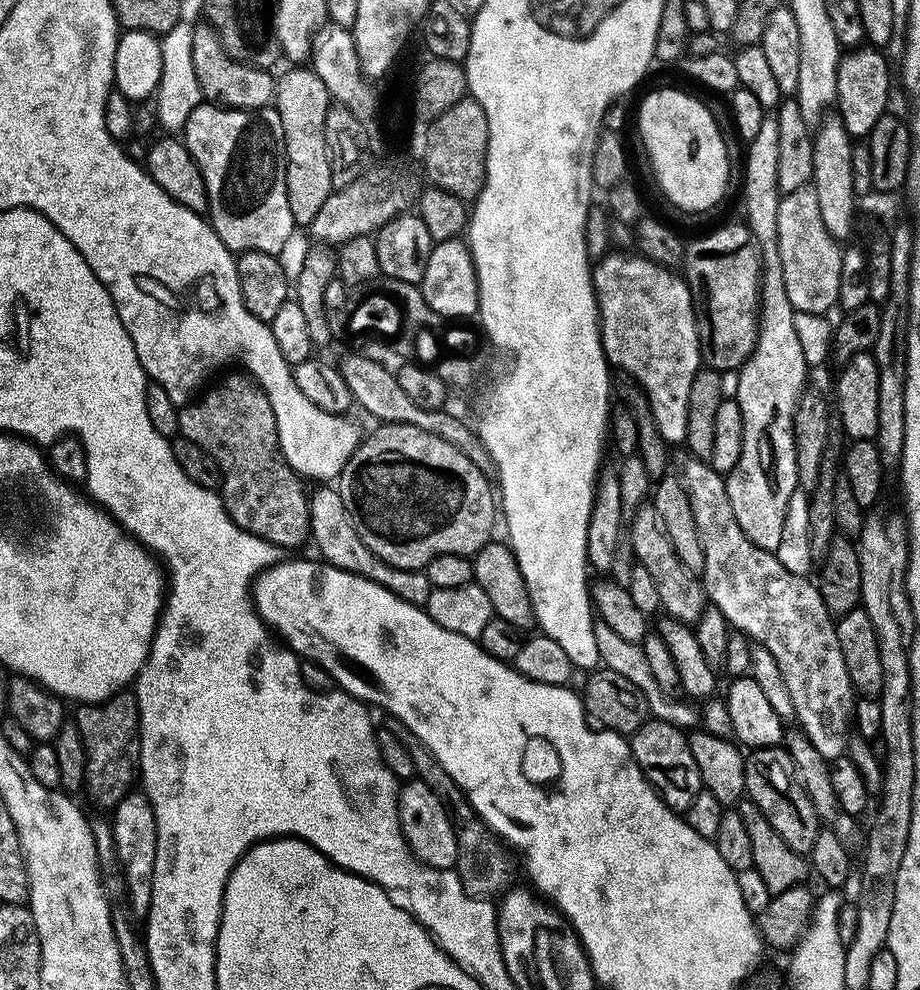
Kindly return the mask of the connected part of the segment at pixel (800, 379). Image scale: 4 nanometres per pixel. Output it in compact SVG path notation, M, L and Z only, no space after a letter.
M765 115L761 133L746 149L744 212L748 215L746 226L752 231L764 257L764 278L760 281L760 337L754 354L739 371L741 381L735 398L741 406L745 426L742 456L737 468L726 479L730 506L734 506L734 518L738 518L742 534L746 534L754 546L776 553L778 546L782 546L782 530L786 530L790 498L794 498L800 488L794 414L800 397L809 387L810 367L794 326L797 313L790 302L790 294L786 294L786 278L782 274L778 246L778 210L782 199L778 186L778 115Z

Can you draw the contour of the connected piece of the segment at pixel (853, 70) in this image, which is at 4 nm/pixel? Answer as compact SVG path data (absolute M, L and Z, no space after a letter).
M861 46L849 51L838 66L838 115L846 130L854 138L867 138L872 135L874 126L889 115L888 103L892 100L892 68L883 51L871 46Z

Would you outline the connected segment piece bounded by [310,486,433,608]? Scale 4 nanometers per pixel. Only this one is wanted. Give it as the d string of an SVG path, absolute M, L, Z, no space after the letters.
M332 486L317 488L320 489L317 492L313 491L310 496L312 506L312 534L310 540L313 545L316 543L317 550L324 555L321 556L323 563L334 566L343 572L366 578L370 582L390 590L390 594L402 598L402 602L413 604L415 608L427 606L433 589L427 575L424 572L398 570L394 566L382 562L382 558L374 555L370 546L366 546L366 542L362 542L362 538L346 510L346 502L342 502L340 491Z

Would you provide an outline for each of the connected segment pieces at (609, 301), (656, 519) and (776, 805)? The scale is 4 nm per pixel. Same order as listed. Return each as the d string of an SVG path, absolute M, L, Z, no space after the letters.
M613 254L608 256L601 264L595 265L592 274L592 285L596 288L596 304L600 307L600 337L604 343L604 352L608 356L609 365L619 370L623 375L633 376L636 383L643 388L648 395L647 407L651 408L654 418L658 422L658 430L662 434L665 444L675 446L683 445L687 438L687 419L689 417L690 388L694 383L695 376L702 369L702 357L700 355L700 331L696 325L696 303L692 301L692 292L688 289L688 281L683 275L677 274L673 269L663 268L655 260L645 260L639 254Z
M654 506L640 508L630 520L630 541L633 546L635 563L654 578L654 586L662 600L663 611L674 620L685 625L695 625L708 607L707 593L697 573L682 566L682 558L674 554L674 546L666 534L666 525Z
M783 747L758 748L747 753L744 765L747 799L758 806L790 850L805 858L811 857L822 831L822 823L806 790L797 781L790 754Z

